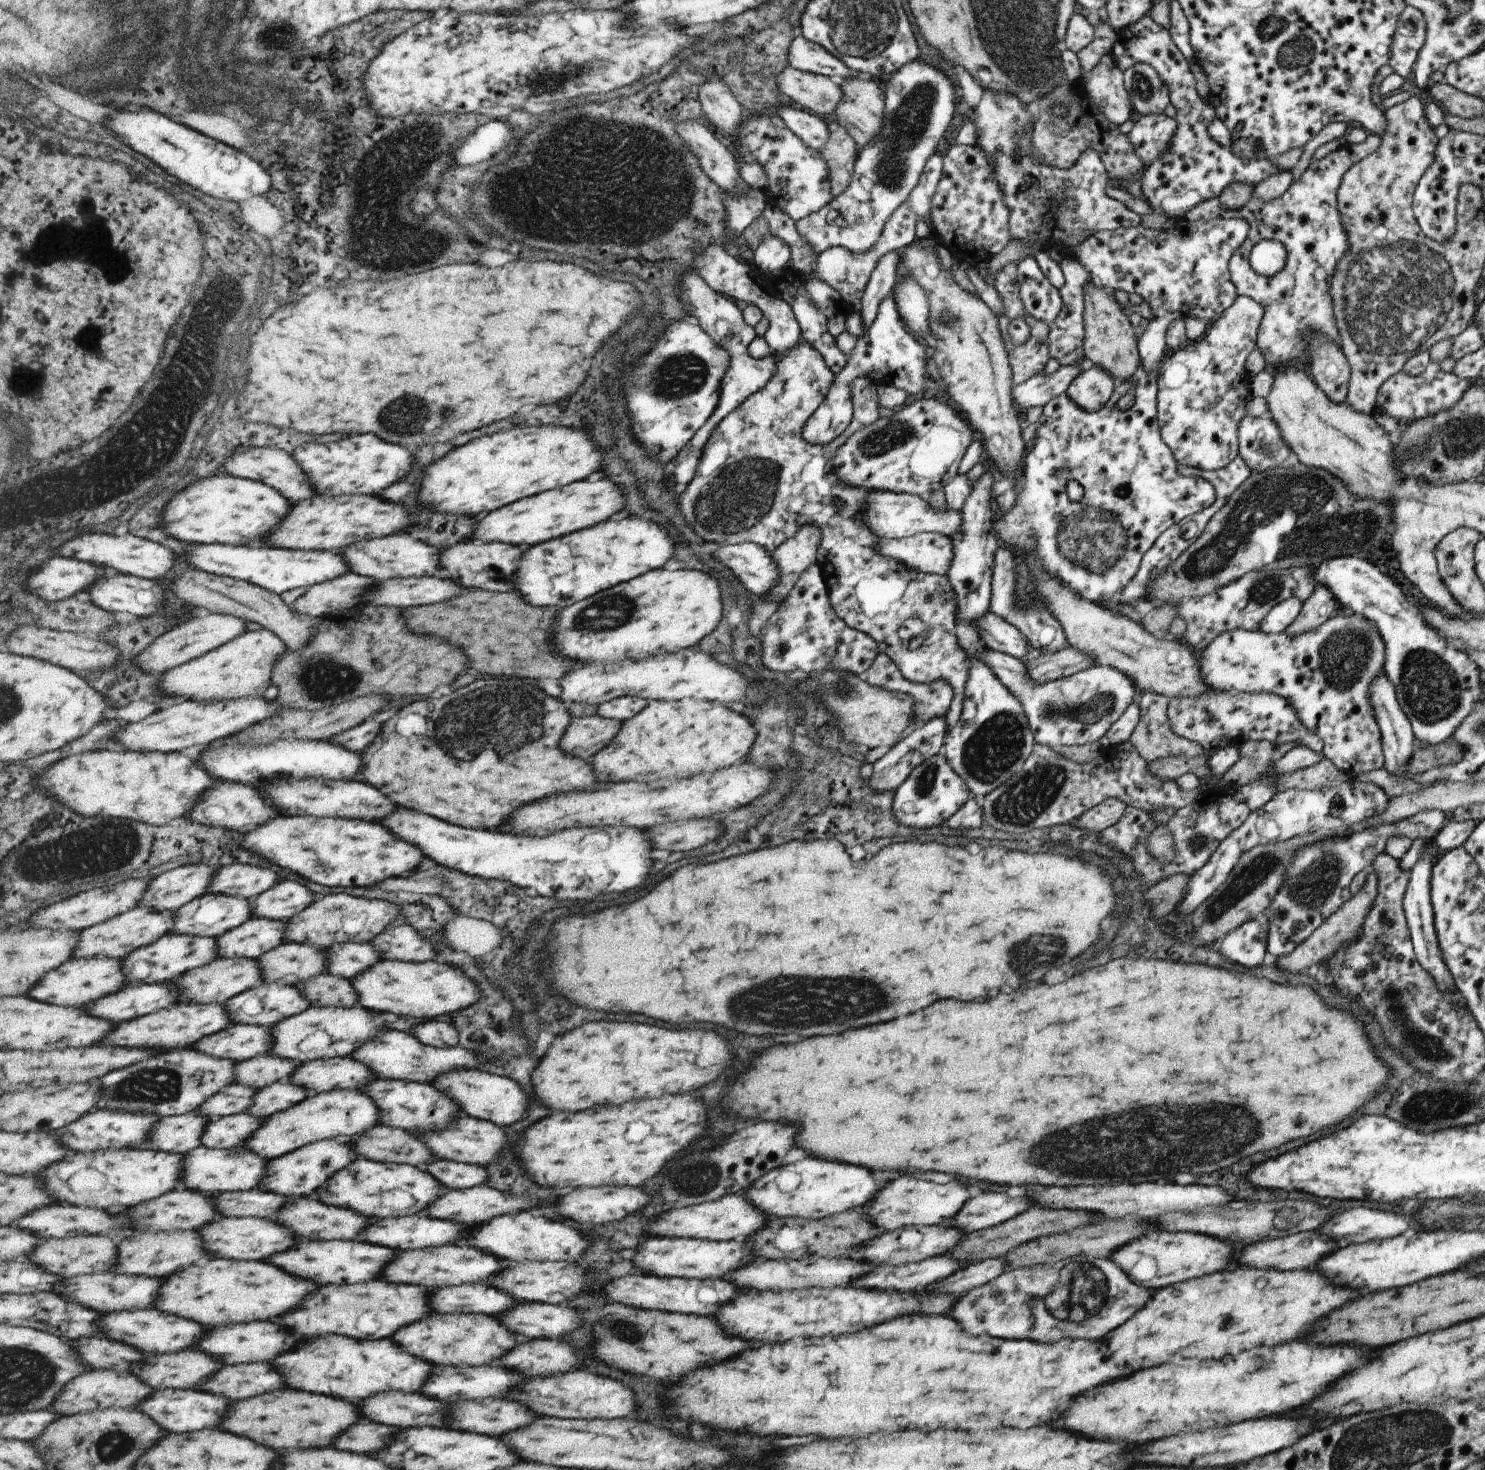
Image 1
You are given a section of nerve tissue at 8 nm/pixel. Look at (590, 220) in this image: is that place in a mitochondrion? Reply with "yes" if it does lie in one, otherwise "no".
yes

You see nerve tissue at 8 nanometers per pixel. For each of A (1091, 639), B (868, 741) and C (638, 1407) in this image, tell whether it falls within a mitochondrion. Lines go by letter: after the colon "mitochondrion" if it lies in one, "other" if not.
A: other
B: other
C: other

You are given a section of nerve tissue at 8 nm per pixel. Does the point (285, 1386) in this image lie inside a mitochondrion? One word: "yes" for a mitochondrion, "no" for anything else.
no

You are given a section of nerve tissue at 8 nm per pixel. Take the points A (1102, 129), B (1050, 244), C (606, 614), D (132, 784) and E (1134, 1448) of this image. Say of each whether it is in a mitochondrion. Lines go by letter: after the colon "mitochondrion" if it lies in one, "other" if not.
A: other
B: other
C: mitochondrion
D: other
E: other

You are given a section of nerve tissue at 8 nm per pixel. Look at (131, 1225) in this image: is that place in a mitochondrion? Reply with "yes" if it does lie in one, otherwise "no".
no

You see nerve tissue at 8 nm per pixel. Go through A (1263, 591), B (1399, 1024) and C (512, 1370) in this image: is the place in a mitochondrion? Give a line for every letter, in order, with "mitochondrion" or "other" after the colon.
A: mitochondrion
B: mitochondrion
C: other

